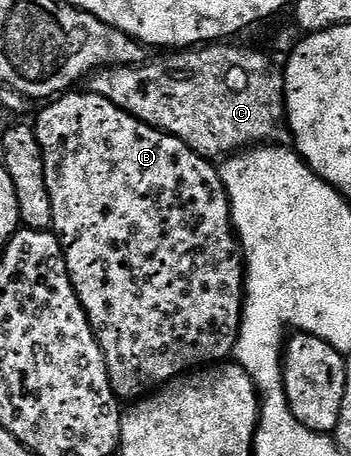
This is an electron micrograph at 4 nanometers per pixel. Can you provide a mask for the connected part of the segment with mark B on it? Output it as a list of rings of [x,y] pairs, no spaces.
[[[66,93],[53,101],[47,102],[46,107],[38,115],[38,123],[33,124],[34,132],[38,138],[38,144],[42,150],[42,160],[44,161],[44,177],[46,178],[46,188],[50,194],[50,204],[52,205],[52,217],[54,222],[52,230],[62,243],[62,250],[66,253],[66,268],[70,274],[70,280],[74,286],[74,291],[78,295],[78,300],[82,302],[82,308],[86,310],[86,320],[90,322],[90,328],[98,339],[98,344],[102,350],[102,355],[106,358],[106,371],[110,375],[110,387],[118,396],[119,400],[137,401],[163,387],[167,383],[177,380],[179,375],[187,374],[195,369],[209,367],[216,363],[229,360],[234,353],[234,346],[238,340],[238,331],[242,328],[242,305],[244,302],[244,256],[242,248],[238,242],[238,236],[234,229],[234,221],[230,218],[230,198],[226,196],[226,186],[222,183],[222,177],[217,166],[213,167],[209,158],[196,154],[184,141],[180,141],[175,135],[169,135],[166,131],[157,131],[155,127],[150,127],[146,123],[141,123],[134,115],[129,115],[127,111],[122,111],[112,101],[93,93],[86,95],[74,95]]]

